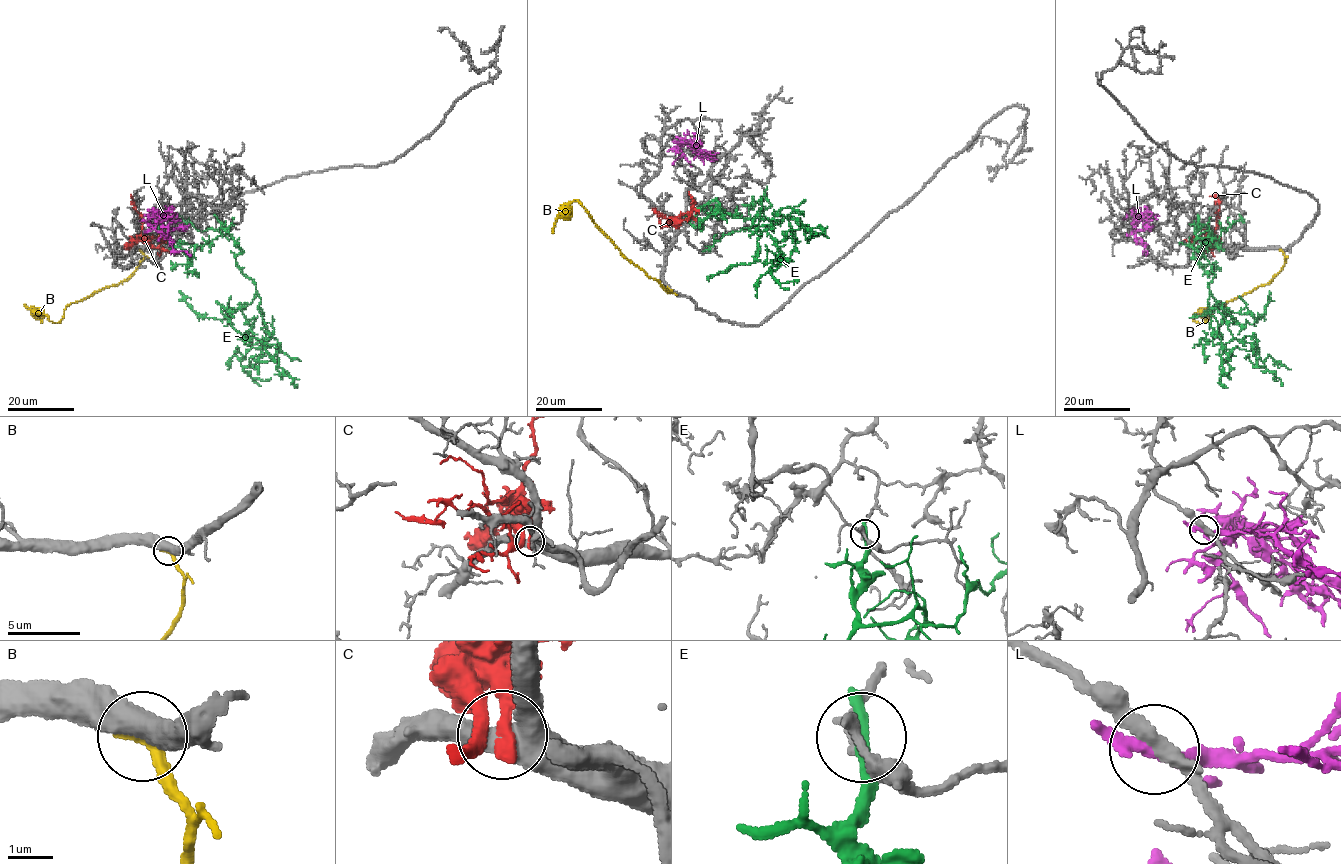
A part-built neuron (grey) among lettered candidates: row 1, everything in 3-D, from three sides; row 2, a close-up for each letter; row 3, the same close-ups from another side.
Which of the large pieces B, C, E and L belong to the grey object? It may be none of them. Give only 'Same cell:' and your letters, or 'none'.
Same cell: B

